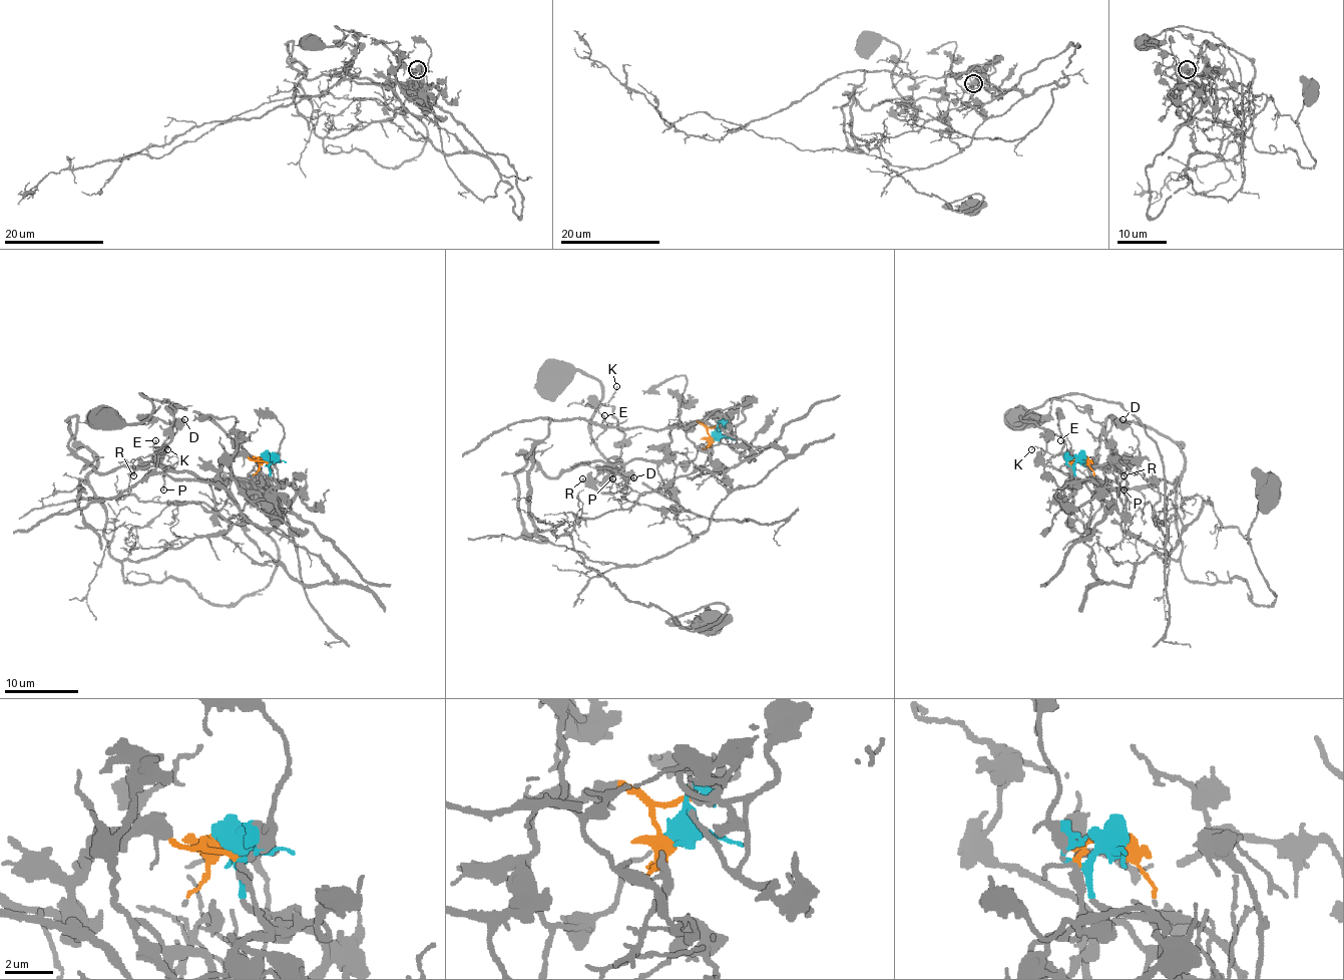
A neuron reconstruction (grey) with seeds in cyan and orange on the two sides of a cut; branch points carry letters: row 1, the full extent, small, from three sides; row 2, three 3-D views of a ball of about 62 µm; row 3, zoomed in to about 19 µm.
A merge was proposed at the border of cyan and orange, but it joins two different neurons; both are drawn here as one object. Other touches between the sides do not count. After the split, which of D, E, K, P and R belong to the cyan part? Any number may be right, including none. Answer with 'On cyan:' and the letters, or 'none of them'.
On cyan: E, K

